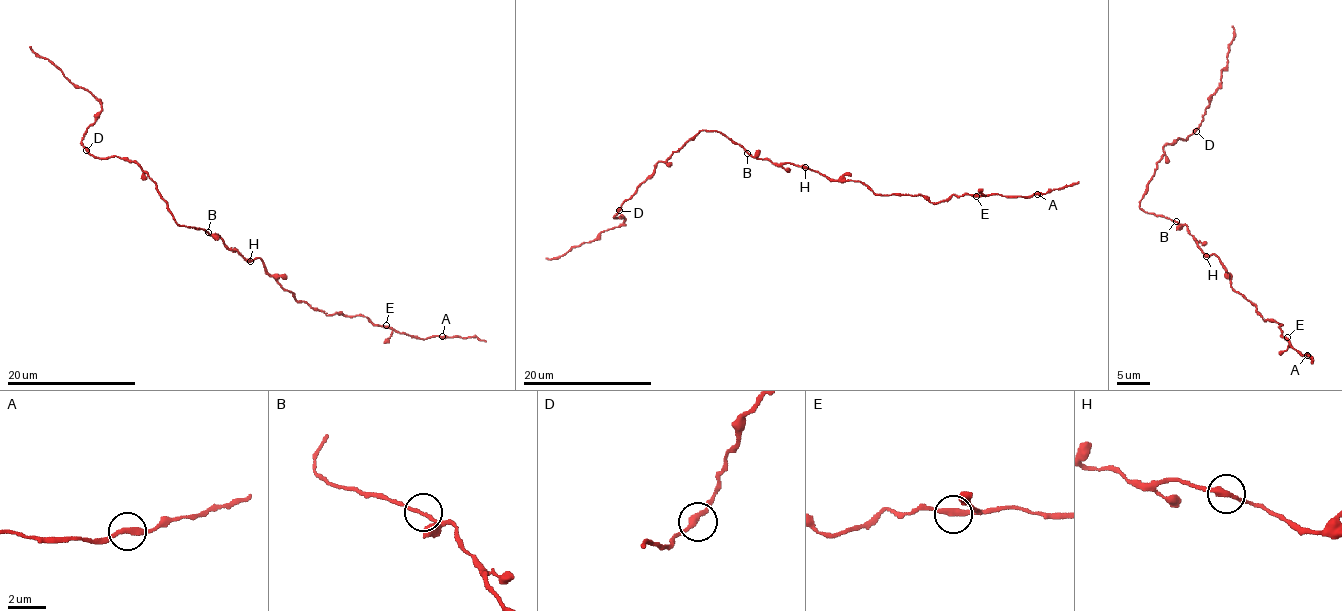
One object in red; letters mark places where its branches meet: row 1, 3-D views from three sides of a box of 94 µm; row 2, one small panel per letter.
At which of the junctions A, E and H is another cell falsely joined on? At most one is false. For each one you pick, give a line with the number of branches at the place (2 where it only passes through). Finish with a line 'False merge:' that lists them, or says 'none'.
False merge: none

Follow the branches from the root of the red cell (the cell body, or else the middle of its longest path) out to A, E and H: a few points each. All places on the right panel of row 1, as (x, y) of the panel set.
A: (1184, 225), (1202, 252), (1218, 258), (1232, 289), (1255, 303), (1264, 320), (1280, 323), (1291, 347), (1307, 355)
E: (1184, 225), (1202, 252), (1218, 258), (1232, 289), (1255, 303), (1264, 320), (1280, 323), (1281, 335), (1287, 337)
H: (1184, 225), (1207, 256)

